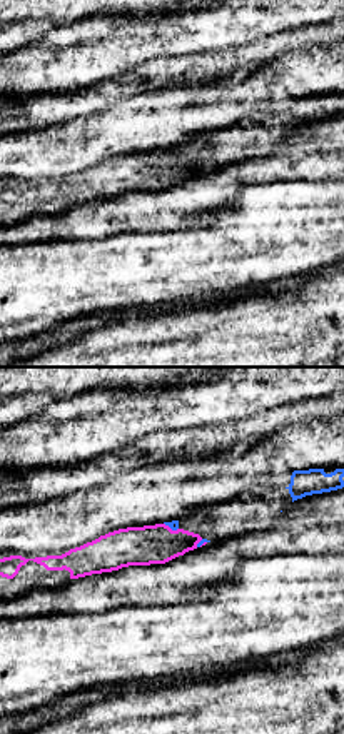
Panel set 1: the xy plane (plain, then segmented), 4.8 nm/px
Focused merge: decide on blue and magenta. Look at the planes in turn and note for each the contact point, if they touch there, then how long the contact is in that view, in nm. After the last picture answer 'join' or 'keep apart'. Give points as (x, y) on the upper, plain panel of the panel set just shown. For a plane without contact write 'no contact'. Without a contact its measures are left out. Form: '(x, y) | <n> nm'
(201, 170) | 60 nm

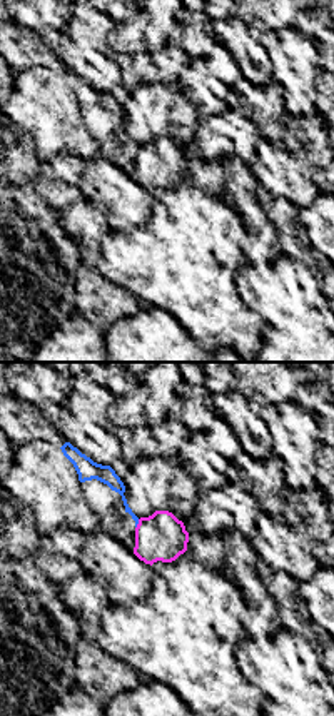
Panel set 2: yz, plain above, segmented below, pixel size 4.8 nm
(137, 149) | 50 nm

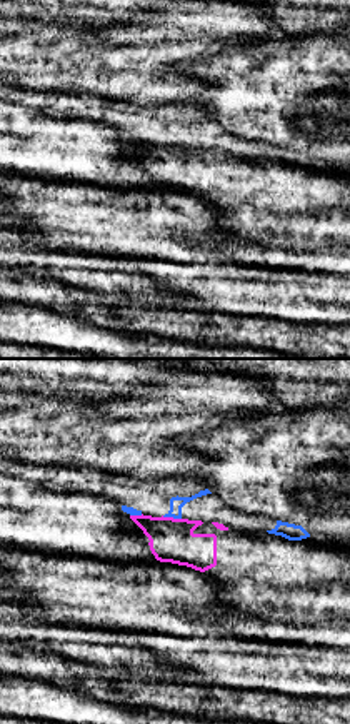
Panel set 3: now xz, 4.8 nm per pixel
(172, 142) | 100 nm

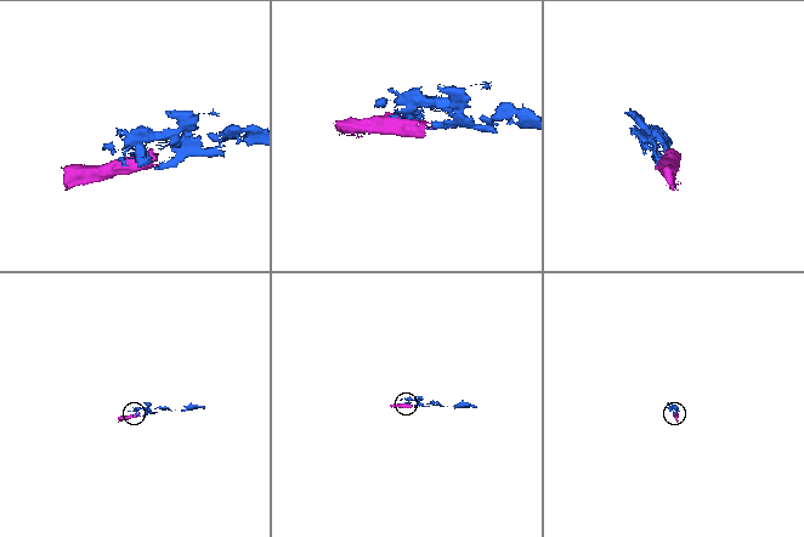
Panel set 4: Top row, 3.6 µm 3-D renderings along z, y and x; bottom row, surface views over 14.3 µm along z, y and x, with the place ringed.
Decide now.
keep apart

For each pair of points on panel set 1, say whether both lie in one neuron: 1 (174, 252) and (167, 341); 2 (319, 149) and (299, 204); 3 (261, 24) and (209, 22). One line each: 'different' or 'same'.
1: different
2: different
3: same

